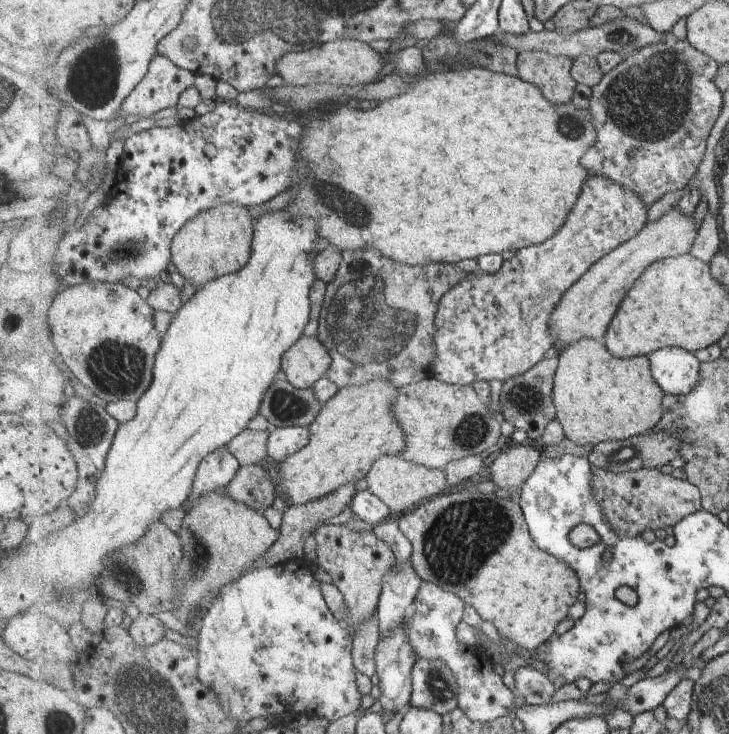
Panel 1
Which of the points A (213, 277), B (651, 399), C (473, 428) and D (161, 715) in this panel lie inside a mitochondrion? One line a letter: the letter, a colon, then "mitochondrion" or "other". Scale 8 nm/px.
A: other
B: other
C: mitochondrion
D: mitochondrion

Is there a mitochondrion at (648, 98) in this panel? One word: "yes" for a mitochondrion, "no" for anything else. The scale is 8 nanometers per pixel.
yes

